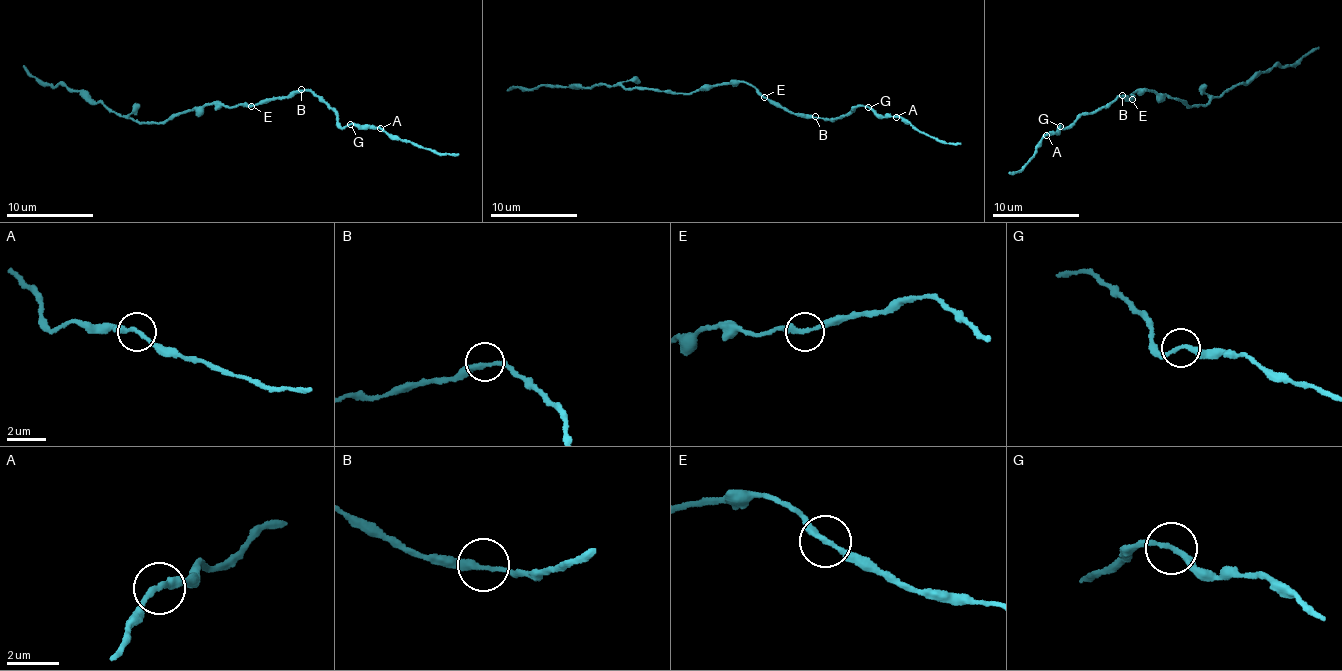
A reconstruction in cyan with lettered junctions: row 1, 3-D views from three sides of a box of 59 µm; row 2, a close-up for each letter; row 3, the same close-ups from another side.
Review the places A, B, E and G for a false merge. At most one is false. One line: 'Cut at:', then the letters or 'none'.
Cut at: none

